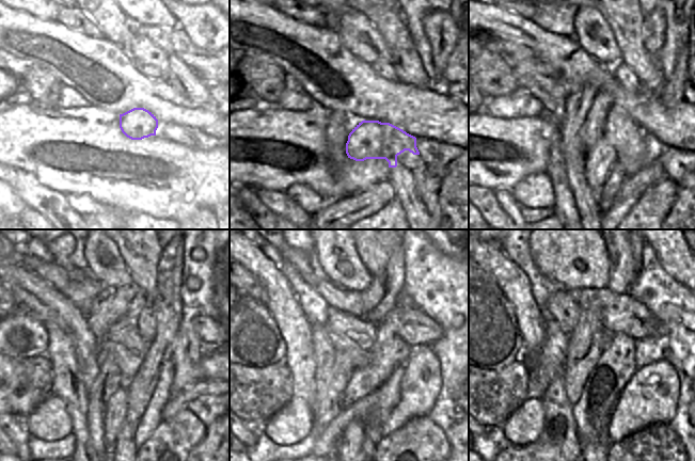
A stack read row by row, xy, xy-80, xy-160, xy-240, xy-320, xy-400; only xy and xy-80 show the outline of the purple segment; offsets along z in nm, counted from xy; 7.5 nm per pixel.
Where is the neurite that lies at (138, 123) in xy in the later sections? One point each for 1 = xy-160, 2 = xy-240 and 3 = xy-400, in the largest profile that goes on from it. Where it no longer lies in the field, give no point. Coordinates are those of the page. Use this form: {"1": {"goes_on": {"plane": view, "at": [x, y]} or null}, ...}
{"1": {"goes_on": {"plane": "xy-160", "at": [601, 159]}}, "2": {"goes_on": {"plane": "xy-240", "at": [115, 410]}}, "3": {"goes_on": {"plane": "xy-400", "at": [586, 446]}}}

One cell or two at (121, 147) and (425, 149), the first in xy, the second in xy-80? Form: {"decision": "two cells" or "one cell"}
{"decision": "two cells"}

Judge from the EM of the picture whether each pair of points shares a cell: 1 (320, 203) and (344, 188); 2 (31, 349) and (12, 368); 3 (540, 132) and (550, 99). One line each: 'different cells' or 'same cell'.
1: different cells
2: different cells
3: different cells

